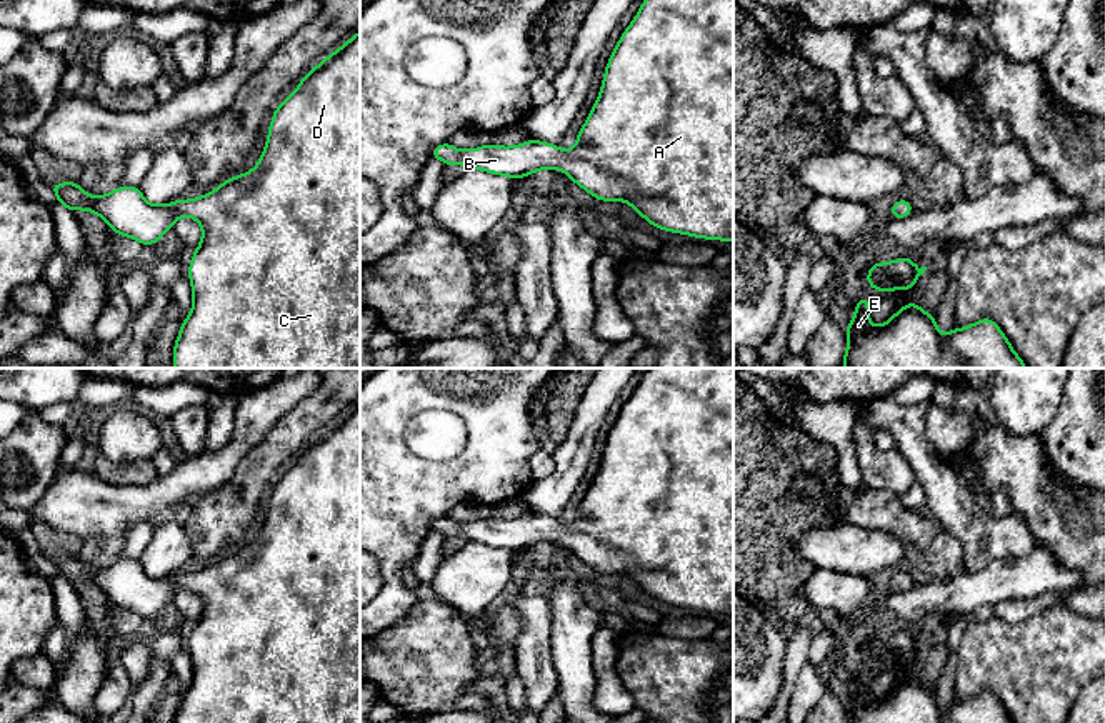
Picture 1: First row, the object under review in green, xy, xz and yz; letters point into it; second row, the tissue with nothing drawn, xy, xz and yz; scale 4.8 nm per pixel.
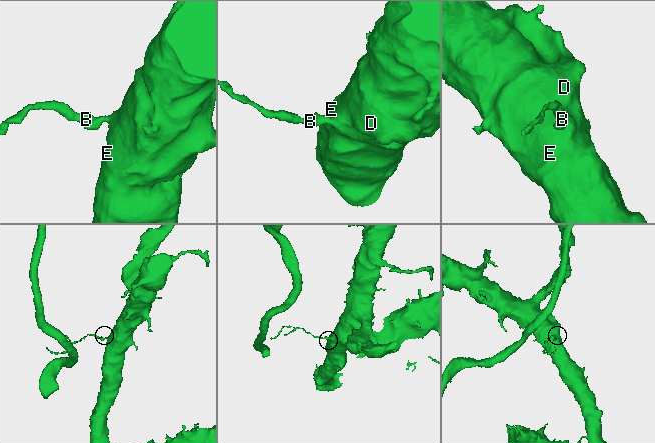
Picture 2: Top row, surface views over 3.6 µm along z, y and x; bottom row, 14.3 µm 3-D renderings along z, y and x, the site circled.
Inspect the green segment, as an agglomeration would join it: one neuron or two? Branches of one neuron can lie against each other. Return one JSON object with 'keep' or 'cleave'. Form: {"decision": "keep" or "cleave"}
{"decision": "keep"}

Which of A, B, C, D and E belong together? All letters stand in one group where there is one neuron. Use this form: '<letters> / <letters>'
A B C D E

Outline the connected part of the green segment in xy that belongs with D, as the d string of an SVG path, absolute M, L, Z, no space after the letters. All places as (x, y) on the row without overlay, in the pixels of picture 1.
M360 403L337 425L330 426L298 456L297 463L278 480L268 501L268 511L257 540L220 556L213 565L192 571L180 571L173 576L150 578L138 560L118 560L117 563L92 570L77 555L53 556L50 561L57 575L73 583L88 583L118 608L135 611L142 618L155 618L180 590L195 591L203 605L197 620L188 648L193 663L193 680L182 696L173 723L360 723Z

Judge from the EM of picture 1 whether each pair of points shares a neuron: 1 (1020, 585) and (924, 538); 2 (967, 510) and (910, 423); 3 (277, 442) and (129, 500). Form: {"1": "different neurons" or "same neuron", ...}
{"1": "different neurons", "2": "same neuron", "3": "different neurons"}

